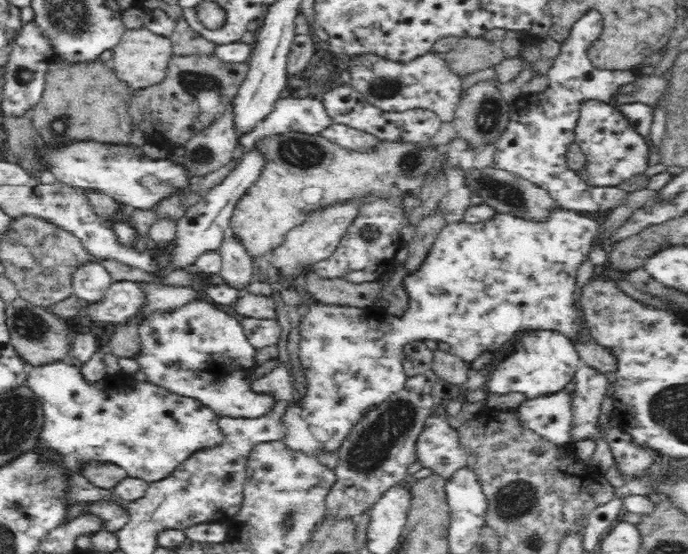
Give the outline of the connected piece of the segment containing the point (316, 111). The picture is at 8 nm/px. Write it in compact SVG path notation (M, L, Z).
M286 98L276 101L274 110L264 119L264 122L242 138L239 144L247 151L266 135L283 134L286 130L297 130L314 136L329 133L334 121L328 116L323 101L318 99Z

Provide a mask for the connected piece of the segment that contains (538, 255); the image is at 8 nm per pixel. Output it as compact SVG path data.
M558 209L549 221L543 223L506 213L498 213L484 222L450 222L442 227L426 258L403 278L401 286L408 295L409 305L403 317L391 316L386 320L384 338L378 336L378 324L370 312L371 307L355 309L318 302L311 304L301 322L299 352L308 391L303 403L287 412L288 437L285 443L310 455L319 449L336 450L364 412L378 408L404 389L410 376L406 375L402 350L408 342L429 339L448 343L450 352L472 364L482 354L500 349L522 332L548 330L560 332L568 338L574 337L577 332L574 290L578 268L590 264L588 256L601 237L599 220L566 209Z

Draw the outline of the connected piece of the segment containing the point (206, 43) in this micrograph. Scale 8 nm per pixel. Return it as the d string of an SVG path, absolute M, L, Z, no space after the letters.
M185 16L175 20L175 31L169 39L176 55L205 54L214 55L218 44L196 32Z

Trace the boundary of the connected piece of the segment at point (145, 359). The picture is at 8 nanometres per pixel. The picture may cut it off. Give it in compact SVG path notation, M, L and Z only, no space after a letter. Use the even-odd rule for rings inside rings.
M208 300L196 301L193 304L186 305L185 308L178 309L177 312L170 313L169 316L156 316L152 318L152 322L148 325L142 326L139 330L140 337L142 338L142 352L140 352L140 358L137 362L142 367L142 371L147 375L148 381L155 386L164 388L168 392L173 394L178 394L184 398L192 398L205 406L212 409L219 417L222 414L234 415L234 418L262 418L273 413L274 410L278 410L281 406L282 400L278 399L278 396L272 394L254 394L249 388L249 379L247 376L251 374L256 367L255 353L257 349L250 344L249 339L246 337L246 332L244 327L242 327L242 322L238 322L234 316L222 312L216 308L216 304L208 304Z

